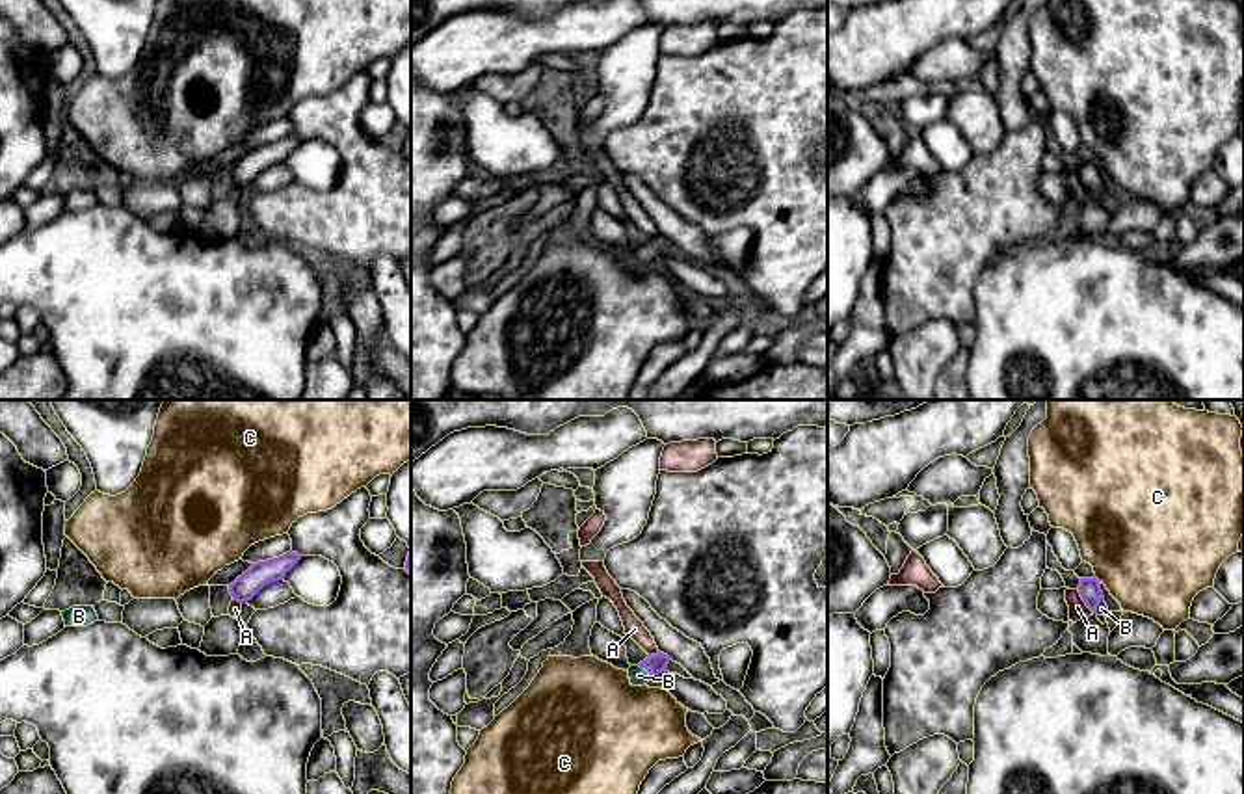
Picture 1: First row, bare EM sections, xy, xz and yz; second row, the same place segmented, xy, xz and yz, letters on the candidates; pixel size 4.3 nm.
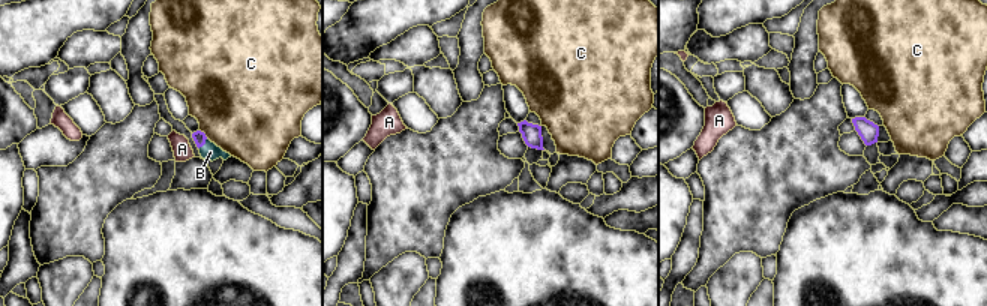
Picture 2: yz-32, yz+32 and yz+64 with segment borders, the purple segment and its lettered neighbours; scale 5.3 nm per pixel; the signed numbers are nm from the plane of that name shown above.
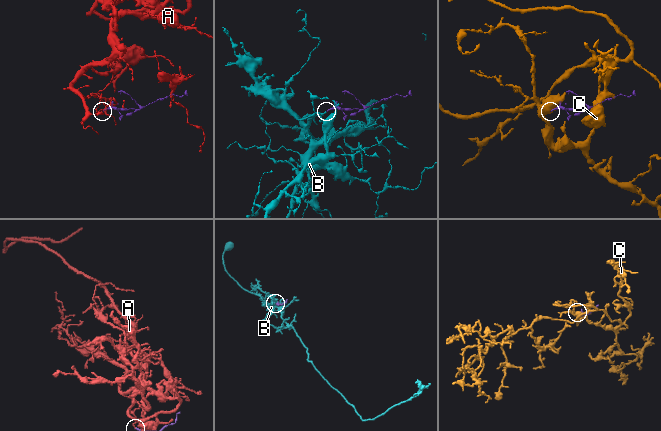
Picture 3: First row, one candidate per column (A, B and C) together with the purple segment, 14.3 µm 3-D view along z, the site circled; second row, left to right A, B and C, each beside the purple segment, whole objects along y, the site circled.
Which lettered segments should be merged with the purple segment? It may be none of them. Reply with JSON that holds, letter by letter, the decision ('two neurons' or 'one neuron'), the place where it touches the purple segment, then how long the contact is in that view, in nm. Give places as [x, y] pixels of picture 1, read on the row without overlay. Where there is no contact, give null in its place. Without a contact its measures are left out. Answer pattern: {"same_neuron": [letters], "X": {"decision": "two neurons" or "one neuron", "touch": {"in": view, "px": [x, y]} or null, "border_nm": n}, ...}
{"same_neuron": ["B"], "A": {"decision": "two neurons", "touch": {"in": "yz", "px": [1083, 183]}, "border_nm": 130}, "B": {"decision": "one neuron", "touch": {"in": "xz", "px": [646, 251]}, "border_nm": 80}, "C": {"decision": "two neurons", "touch": {"in": "yz", "px": [1096, 162]}, "border_nm": 40}}

